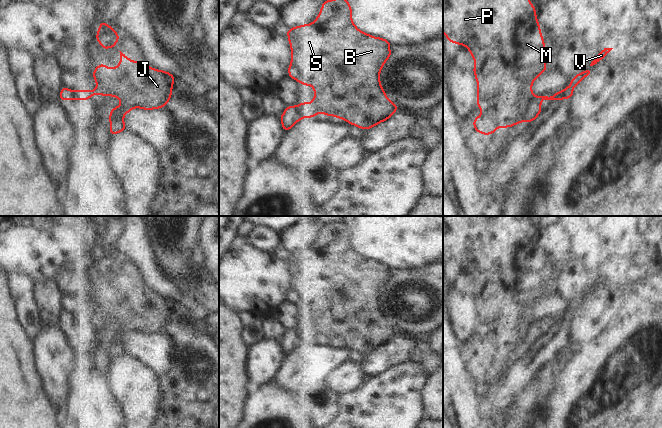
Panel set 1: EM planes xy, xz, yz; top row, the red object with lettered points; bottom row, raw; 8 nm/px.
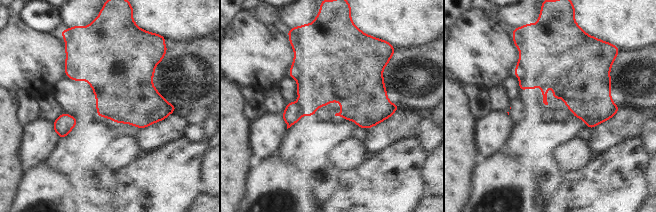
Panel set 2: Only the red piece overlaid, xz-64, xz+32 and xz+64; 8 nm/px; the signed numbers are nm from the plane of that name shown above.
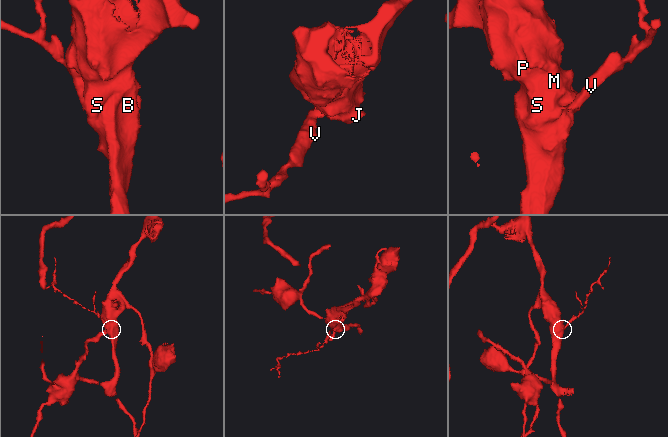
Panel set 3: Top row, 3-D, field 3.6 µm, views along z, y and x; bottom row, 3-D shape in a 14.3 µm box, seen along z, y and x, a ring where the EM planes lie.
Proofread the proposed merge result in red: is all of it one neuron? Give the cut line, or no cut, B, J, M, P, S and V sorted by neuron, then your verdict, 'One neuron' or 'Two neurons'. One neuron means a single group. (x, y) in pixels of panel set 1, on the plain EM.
Split along xz (295, 330), (295, 333), (302, 341). Groups: B J M P S / V. Two neurons

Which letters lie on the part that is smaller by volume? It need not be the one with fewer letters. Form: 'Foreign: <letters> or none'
Foreign: V

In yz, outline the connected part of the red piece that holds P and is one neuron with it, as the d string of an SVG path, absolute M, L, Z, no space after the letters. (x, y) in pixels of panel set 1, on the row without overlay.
M443 216L443 257L454 268L466 270L476 286L477 331L482 337L474 342L474 354L482 359L495 358L496 352L508 352L520 346L532 346L542 335L542 324L564 324L562 315L554 319L534 320L533 305L547 294L545 266L535 230L529 225L532 216Z

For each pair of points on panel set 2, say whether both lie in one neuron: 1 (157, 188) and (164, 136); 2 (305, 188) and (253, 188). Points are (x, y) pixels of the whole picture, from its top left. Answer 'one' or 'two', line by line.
1: two
2: one

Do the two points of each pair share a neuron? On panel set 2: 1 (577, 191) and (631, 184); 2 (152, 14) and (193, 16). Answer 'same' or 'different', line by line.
1: same
2: same

